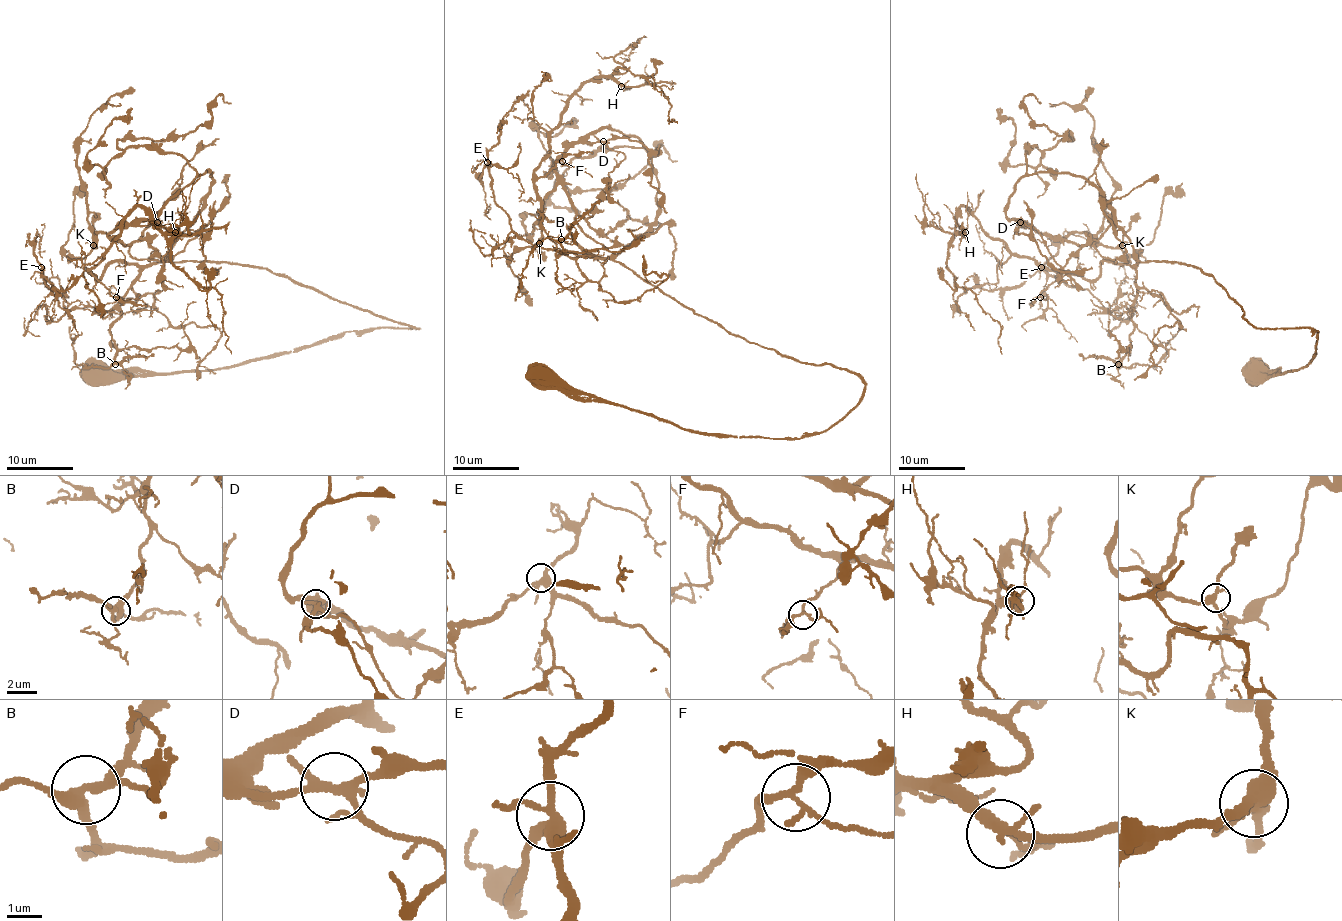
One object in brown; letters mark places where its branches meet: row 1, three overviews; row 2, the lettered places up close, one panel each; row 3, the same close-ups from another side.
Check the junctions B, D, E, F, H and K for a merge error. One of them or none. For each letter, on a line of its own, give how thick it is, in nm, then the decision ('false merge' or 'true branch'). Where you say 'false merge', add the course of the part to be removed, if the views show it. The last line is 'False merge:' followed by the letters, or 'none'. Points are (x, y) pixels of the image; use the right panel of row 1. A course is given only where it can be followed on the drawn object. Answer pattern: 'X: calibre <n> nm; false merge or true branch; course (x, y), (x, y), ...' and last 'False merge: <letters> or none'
B: calibre 340 nm; true branch
D: calibre 240 nm; true branch
E: calibre 340 nm; true branch
F: calibre 180 nm; true branch
H: calibre 300 nm; true branch
K: calibre 360 nm; true branch
False merge: none

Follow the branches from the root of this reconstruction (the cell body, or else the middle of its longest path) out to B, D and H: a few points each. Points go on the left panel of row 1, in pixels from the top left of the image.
B: (98, 372), (216, 371), (352, 330), (418, 329), (262, 267), (166, 260), (120, 304), (115, 364)
D: (98, 372), (216, 371), (352, 330), (418, 329), (262, 267), (171, 262), (211, 172), (180, 189), (156, 222)
H: (98, 372), (216, 371), (418, 329), (262, 267), (88, 270), (136, 207), (175, 232)

